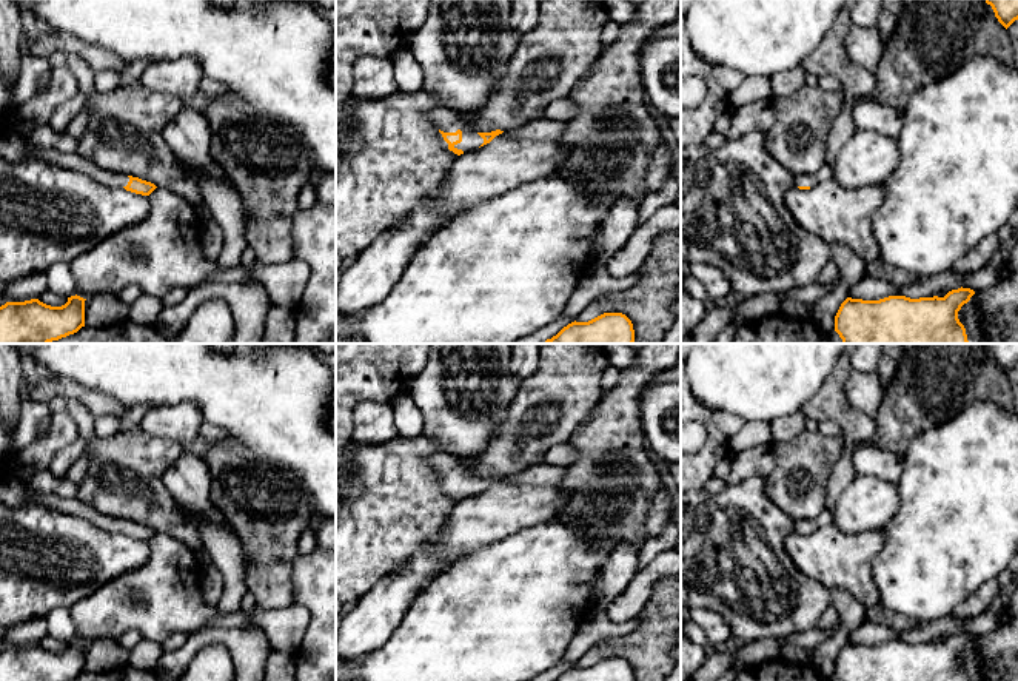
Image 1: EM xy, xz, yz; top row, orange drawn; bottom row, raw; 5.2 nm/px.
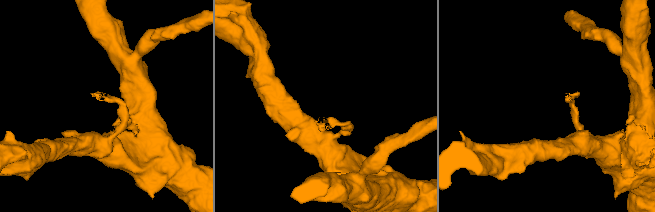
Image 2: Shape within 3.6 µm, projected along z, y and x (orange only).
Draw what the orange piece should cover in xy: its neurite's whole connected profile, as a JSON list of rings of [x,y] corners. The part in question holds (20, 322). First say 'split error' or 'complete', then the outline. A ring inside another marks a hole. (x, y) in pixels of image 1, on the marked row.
complete; [[[68,297],[62,307],[39,299],[6,302],[0,307],[0,344],[49,344],[85,327],[85,300]]]

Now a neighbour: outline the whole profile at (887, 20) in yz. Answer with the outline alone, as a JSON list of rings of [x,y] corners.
[[[882,0],[882,9],[876,23],[882,40],[889,40],[898,25],[898,15],[904,8],[904,0]]]

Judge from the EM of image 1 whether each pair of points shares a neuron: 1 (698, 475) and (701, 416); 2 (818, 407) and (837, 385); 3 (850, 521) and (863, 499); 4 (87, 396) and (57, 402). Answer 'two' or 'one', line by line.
1: one
2: one
3: one
4: two

